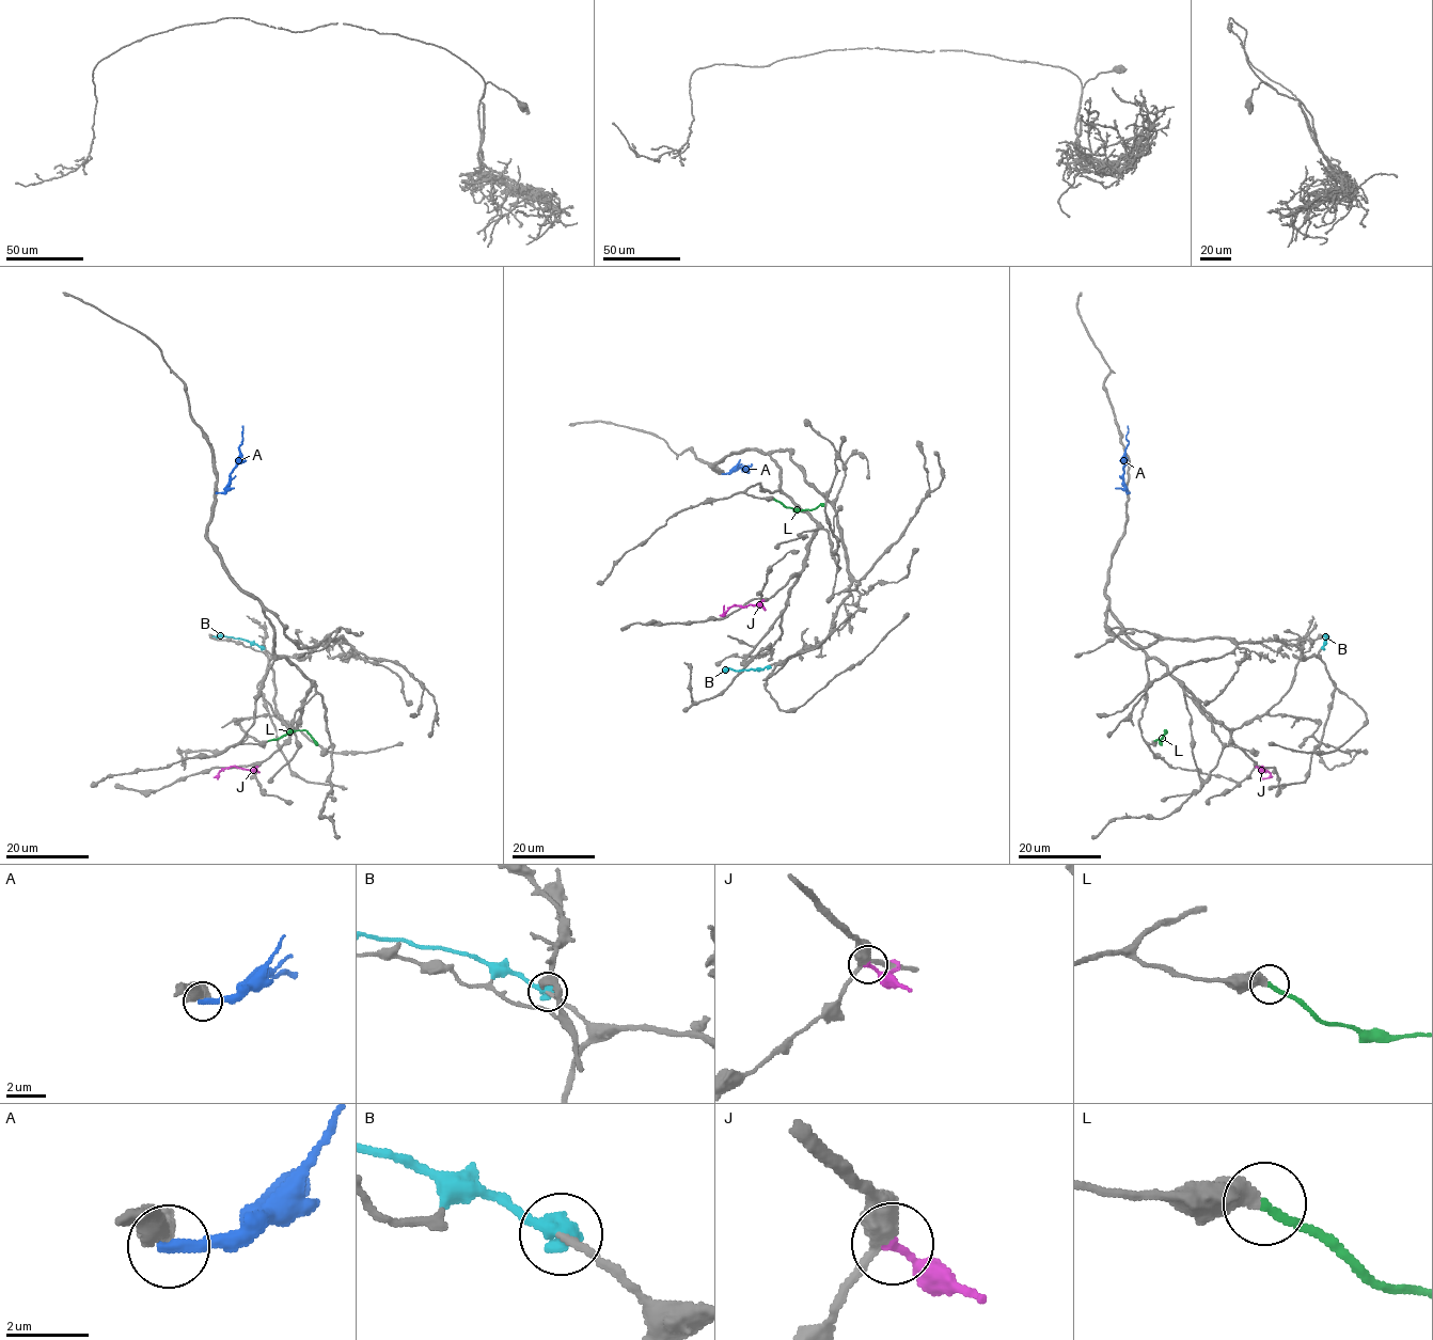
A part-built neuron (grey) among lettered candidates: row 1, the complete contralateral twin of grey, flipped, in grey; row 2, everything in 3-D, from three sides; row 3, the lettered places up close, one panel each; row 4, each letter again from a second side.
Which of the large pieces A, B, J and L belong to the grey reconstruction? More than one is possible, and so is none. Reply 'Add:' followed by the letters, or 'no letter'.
Add: B, L

